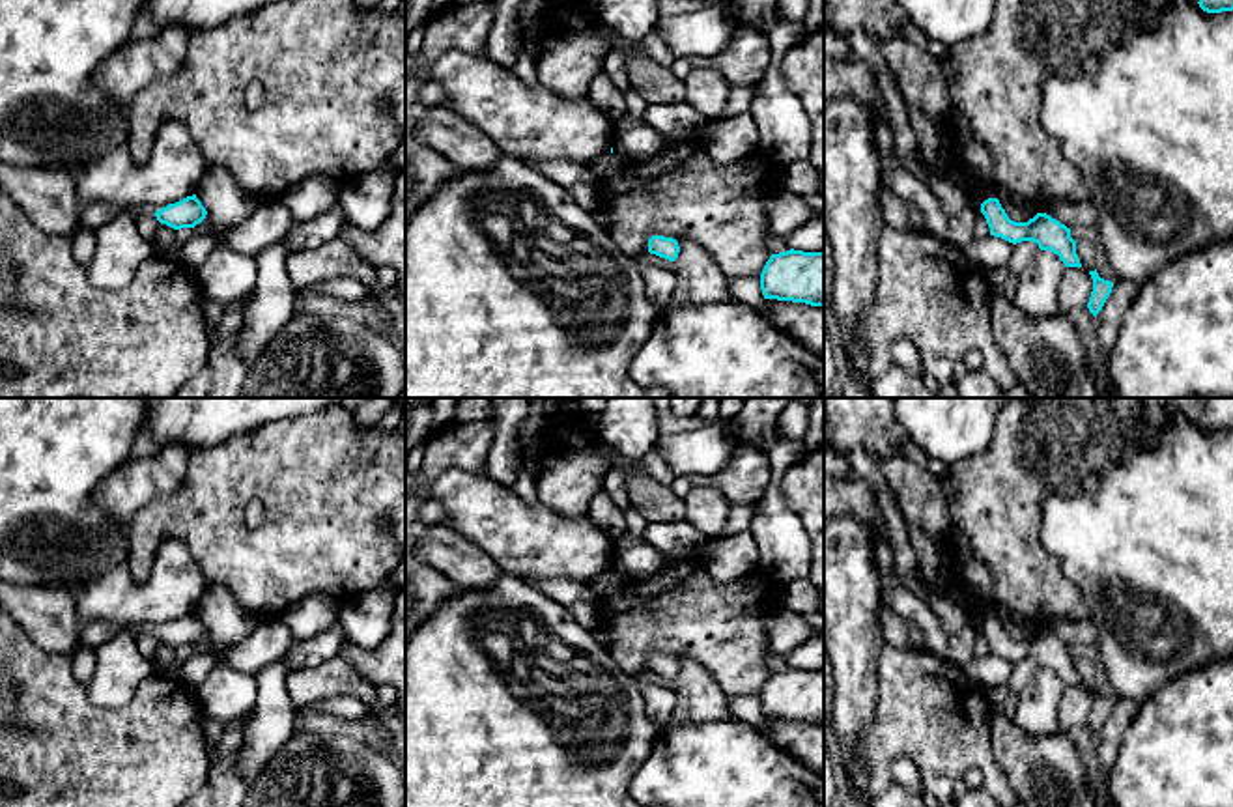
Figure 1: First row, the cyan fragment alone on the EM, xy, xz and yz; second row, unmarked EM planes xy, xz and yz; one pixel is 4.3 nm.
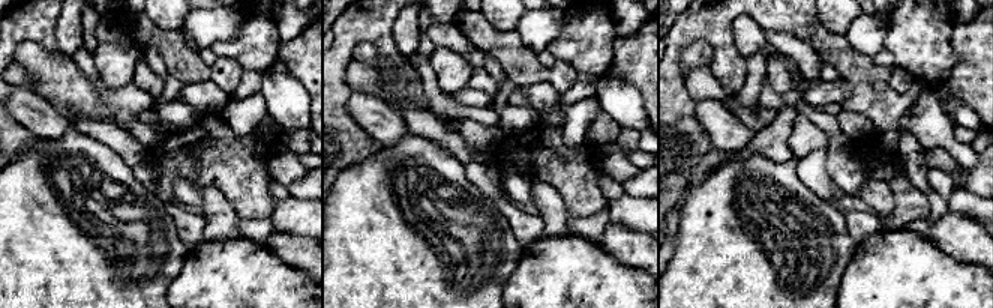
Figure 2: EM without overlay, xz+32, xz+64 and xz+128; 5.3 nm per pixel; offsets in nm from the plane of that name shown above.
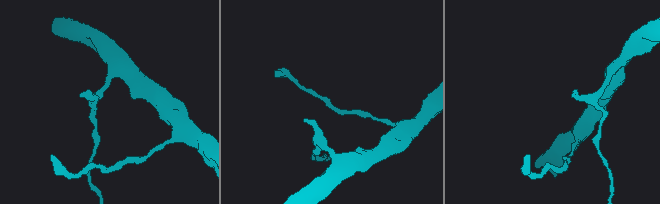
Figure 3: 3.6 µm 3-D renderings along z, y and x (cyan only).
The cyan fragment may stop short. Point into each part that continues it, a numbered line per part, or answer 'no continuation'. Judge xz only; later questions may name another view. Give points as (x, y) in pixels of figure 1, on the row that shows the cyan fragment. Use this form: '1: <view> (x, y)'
no continuation

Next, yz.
no continuation

